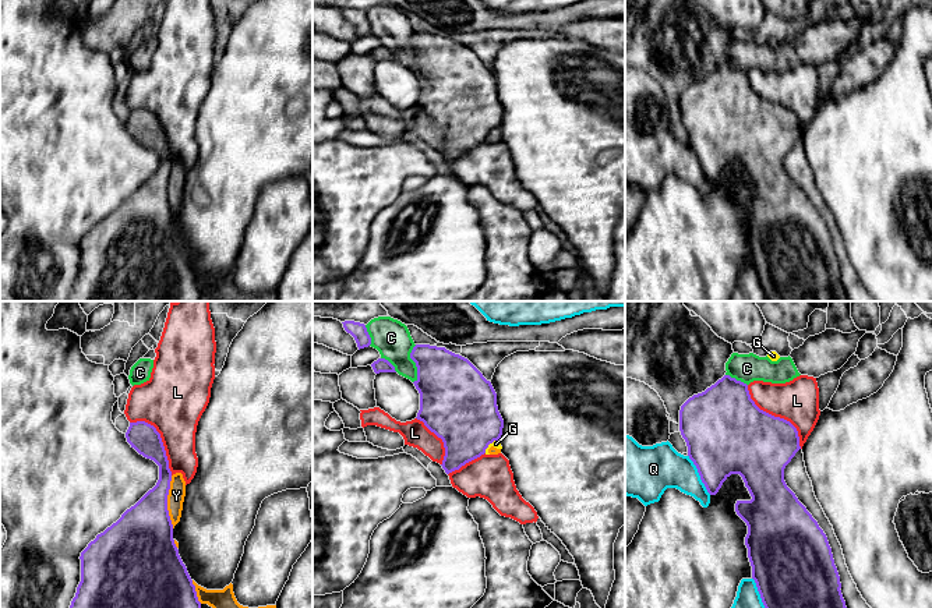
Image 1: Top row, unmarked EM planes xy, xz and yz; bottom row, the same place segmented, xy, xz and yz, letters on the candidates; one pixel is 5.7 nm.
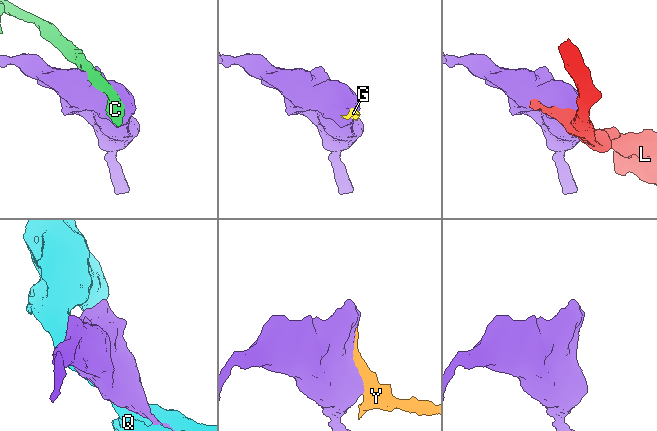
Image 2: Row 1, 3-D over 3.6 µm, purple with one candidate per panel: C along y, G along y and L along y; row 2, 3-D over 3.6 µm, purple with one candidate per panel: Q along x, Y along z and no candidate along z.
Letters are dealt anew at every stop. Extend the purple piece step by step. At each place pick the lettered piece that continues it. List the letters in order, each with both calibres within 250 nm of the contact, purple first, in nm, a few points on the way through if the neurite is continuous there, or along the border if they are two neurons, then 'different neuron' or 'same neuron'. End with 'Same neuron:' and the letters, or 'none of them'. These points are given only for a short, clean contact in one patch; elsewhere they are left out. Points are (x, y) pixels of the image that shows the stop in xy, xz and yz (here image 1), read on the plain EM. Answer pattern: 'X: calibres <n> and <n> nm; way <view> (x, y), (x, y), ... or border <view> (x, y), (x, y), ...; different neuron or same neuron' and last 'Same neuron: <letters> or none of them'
C: calibres 380 and 220 nm; different neuron
G: calibres 400 and 50 nm; border xz (498, 127), (494, 127), (484, 140); different neuron
L: calibres 420 and 240 nm; different neuron
Q: calibres 420 and 260 nm; different neuron
Y: calibres 360 and 100 nm; different neuron
Same neuron: none of them

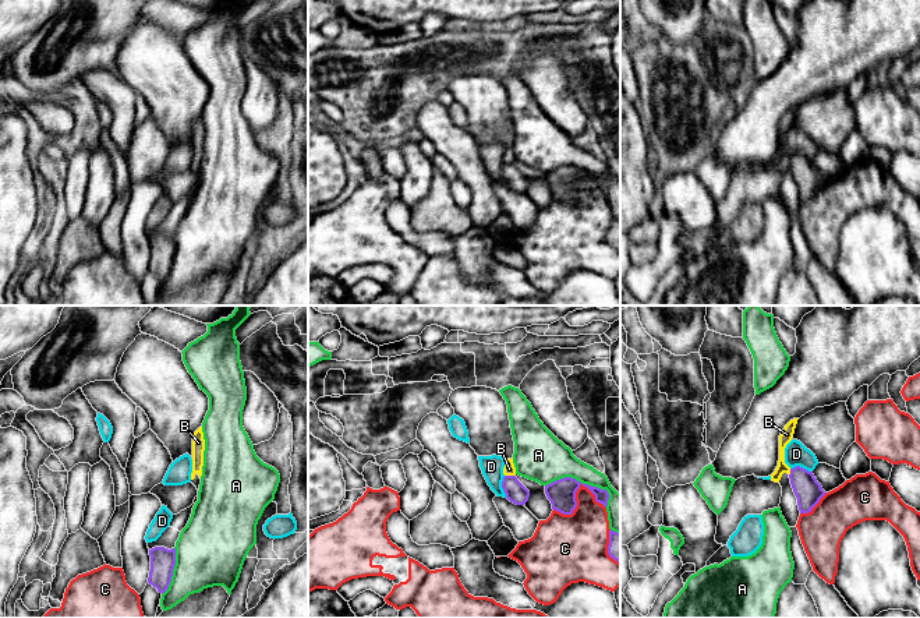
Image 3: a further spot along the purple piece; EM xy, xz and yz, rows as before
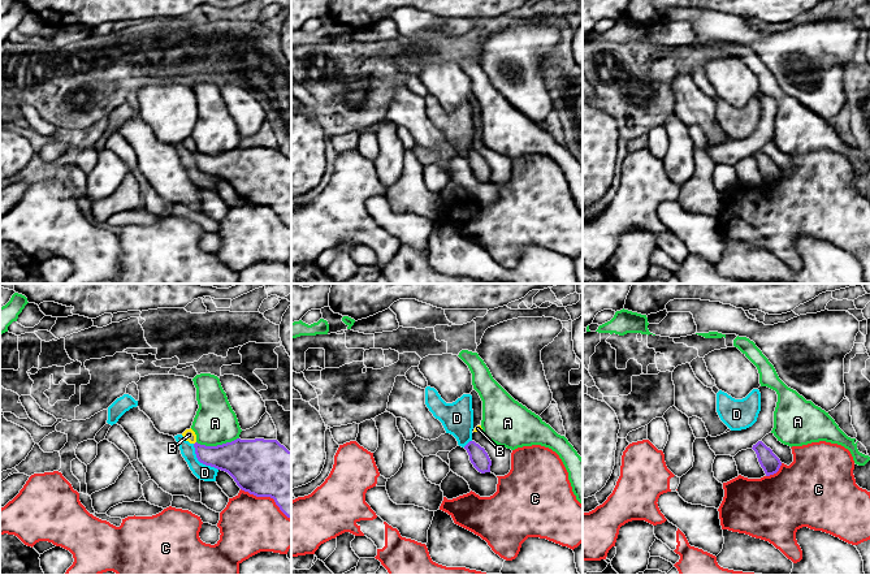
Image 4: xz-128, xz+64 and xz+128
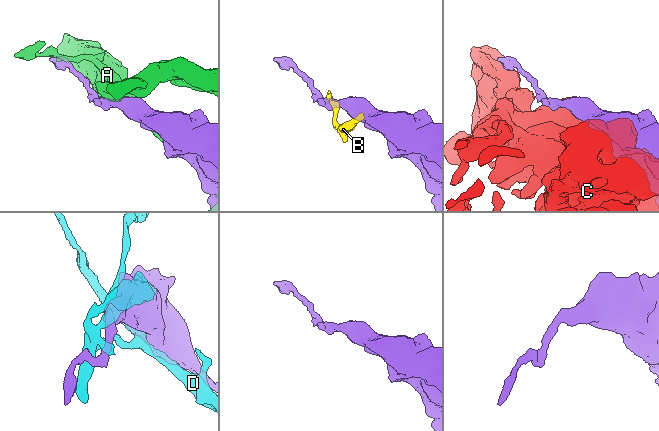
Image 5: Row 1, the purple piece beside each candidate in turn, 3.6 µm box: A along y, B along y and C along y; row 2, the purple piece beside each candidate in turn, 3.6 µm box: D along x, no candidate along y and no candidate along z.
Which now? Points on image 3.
A: calibres 160 and 280 nm; different neuron
B: calibres 120 and 70 nm; different neuron
C: calibres 160 and 300 nm; different neuron
D: calibres 120 and 130 nm; different neuron
Same neuron: none of them

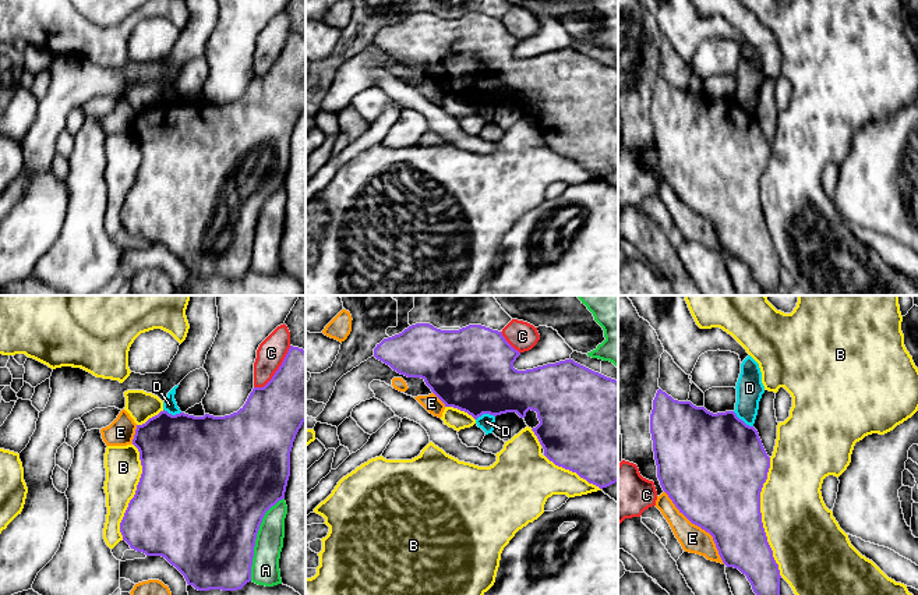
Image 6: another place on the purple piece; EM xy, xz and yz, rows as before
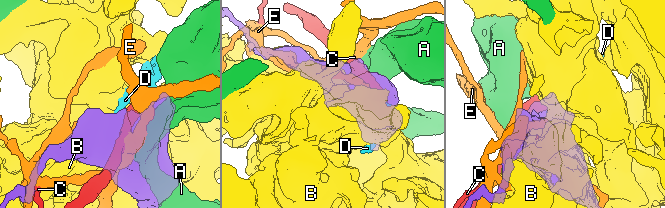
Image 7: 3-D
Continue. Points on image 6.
A: calibres 500 and 160 nm; different neuron
B: calibres 440 and 400 nm; different neuron
C: calibres 380 and 160 nm; different neuron
D: calibres 500 and 160 nm; border yz (733, 99), (752, 114); different neuron
E: calibres 500 and 160 nm; different neuron
Same neuron: none of them

